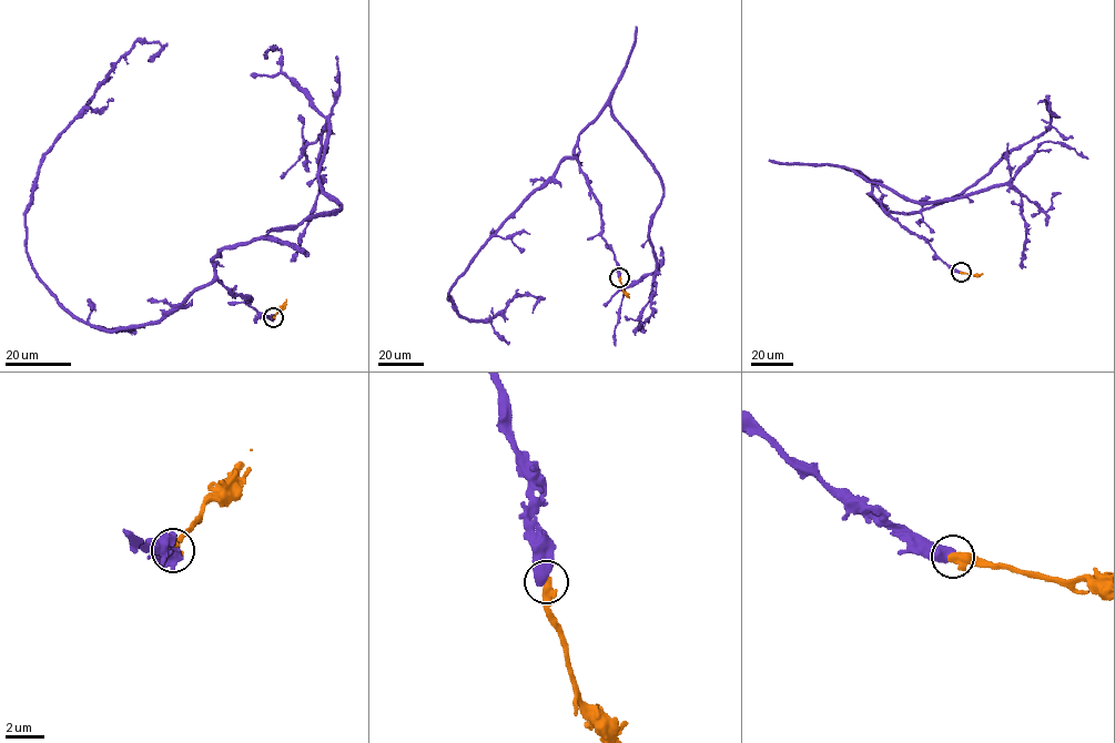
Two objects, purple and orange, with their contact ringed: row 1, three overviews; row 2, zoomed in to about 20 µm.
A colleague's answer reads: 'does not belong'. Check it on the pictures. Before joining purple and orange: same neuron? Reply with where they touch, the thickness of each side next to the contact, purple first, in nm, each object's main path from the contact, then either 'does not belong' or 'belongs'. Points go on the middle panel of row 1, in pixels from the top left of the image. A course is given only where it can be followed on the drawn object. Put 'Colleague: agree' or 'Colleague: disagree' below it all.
place (619, 277); calibres 650 and 500 nm; course purple (619, 277), (588, 181), (563, 160), (448, 292), (474, 321), (520, 294), (540, 297), (531, 313); course orange (619, 277), (624, 293), (629, 297); belongs
Colleague: disagree

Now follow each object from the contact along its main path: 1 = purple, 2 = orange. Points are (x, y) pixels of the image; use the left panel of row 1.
1: (273, 317), (215, 280), (109, 331), (29, 261), (42, 159), (137, 41), (159, 42), (148, 60)
2: (273, 317), (286, 299)

